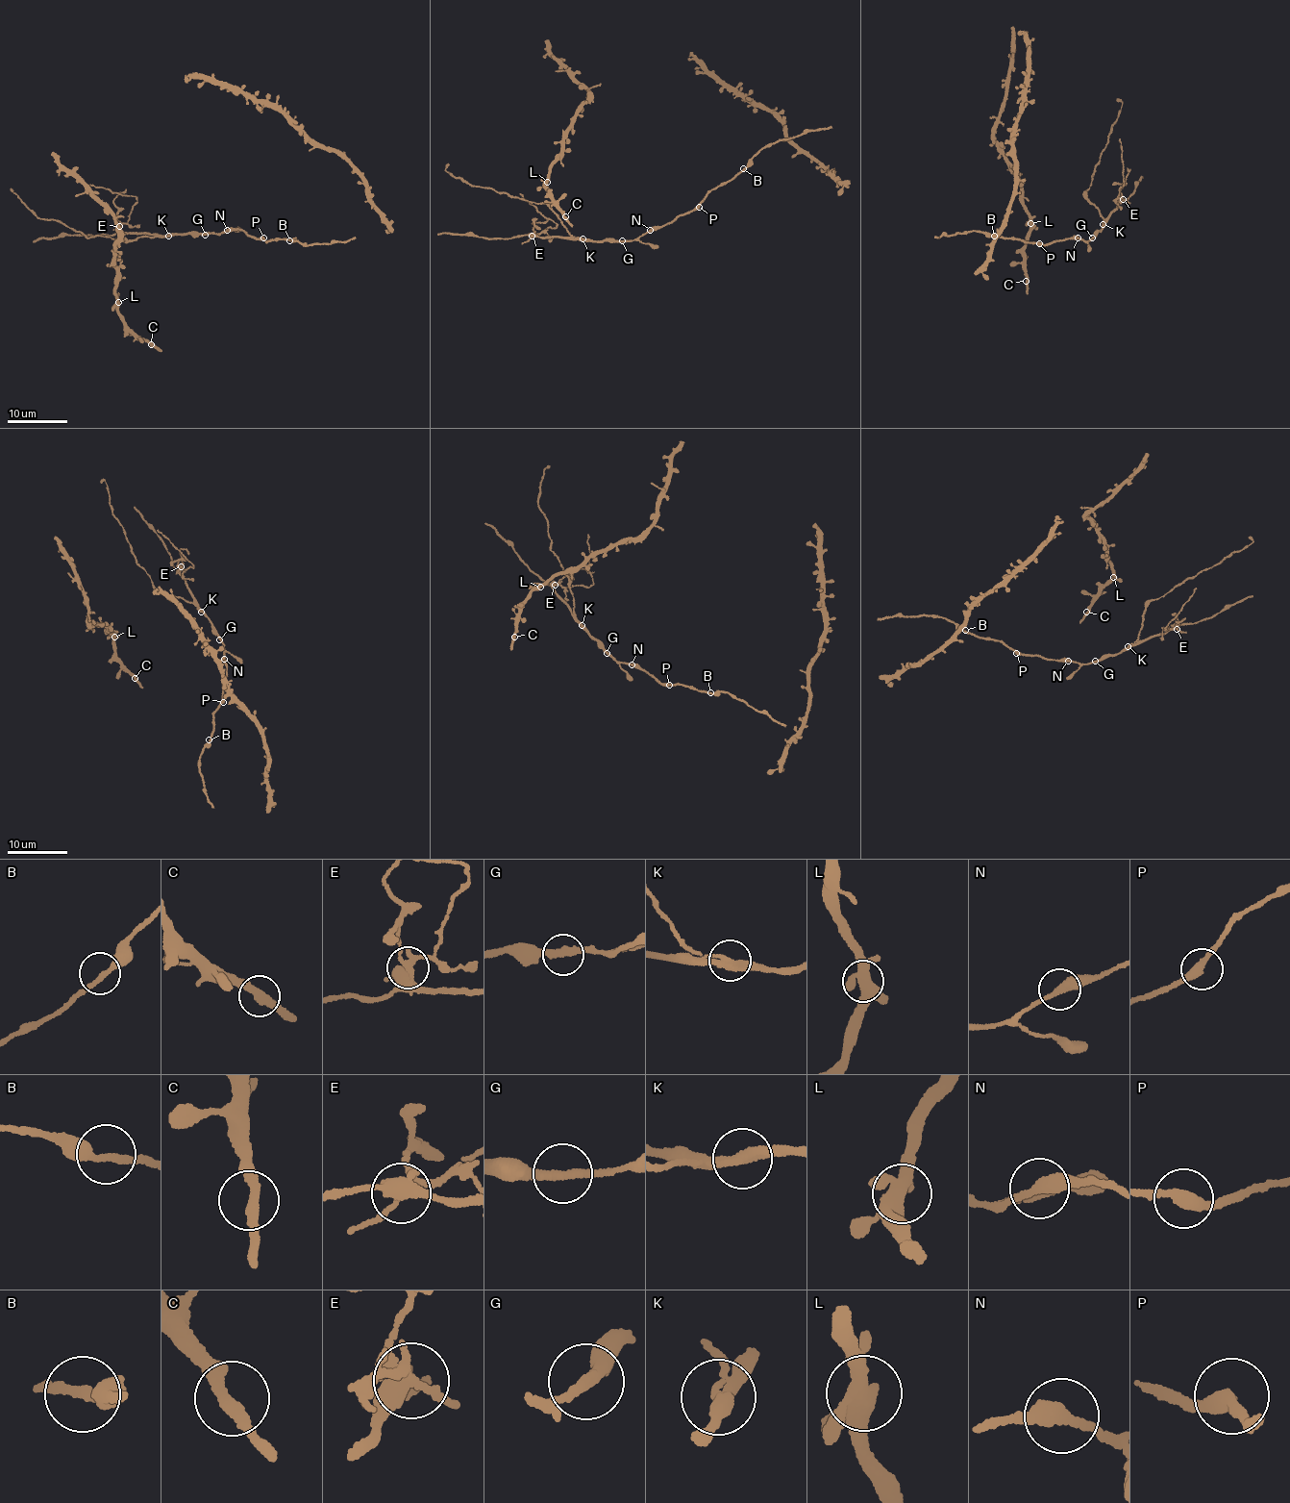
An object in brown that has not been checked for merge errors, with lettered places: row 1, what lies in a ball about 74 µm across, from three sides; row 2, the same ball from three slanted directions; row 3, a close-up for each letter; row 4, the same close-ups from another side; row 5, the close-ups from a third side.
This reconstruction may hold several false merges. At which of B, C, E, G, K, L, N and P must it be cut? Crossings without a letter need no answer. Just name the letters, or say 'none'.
E, K

